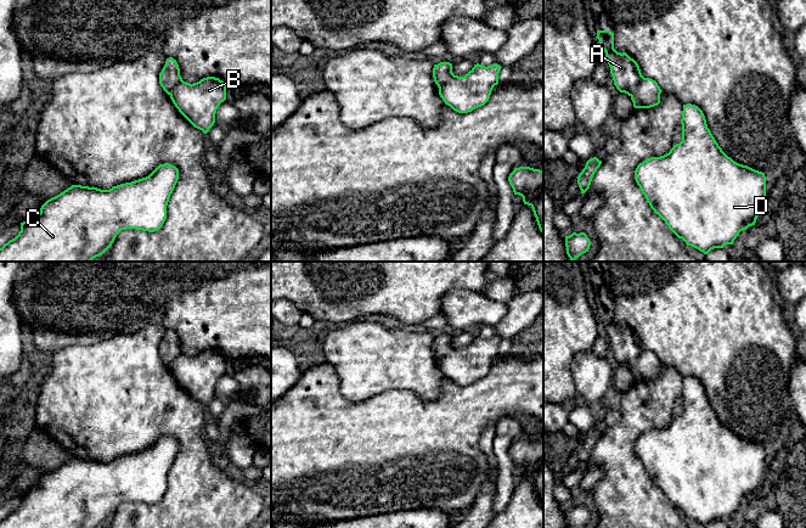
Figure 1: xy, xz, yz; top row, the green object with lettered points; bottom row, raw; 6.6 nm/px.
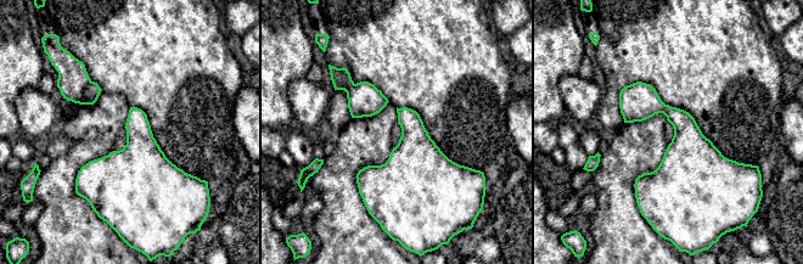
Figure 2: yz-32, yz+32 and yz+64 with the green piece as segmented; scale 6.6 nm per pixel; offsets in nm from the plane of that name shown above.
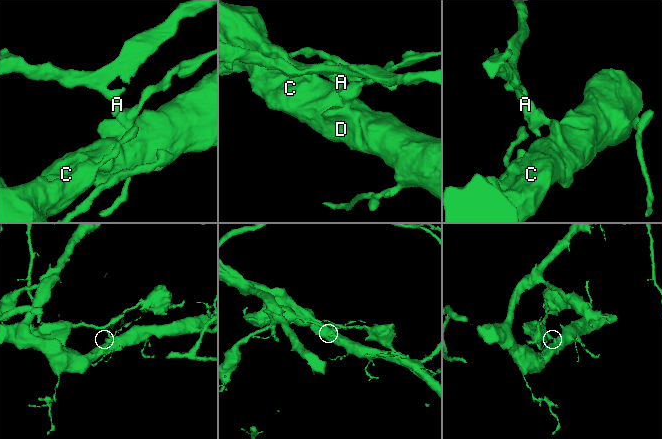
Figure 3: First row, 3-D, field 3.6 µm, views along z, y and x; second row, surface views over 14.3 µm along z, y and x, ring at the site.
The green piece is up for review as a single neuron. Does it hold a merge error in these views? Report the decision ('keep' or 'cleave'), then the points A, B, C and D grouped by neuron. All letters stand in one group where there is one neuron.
cleave; A / B C D

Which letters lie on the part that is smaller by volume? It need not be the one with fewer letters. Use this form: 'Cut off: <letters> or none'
Cut off: A

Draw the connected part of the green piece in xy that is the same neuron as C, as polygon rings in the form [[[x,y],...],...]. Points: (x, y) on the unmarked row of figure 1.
[[[164,436],[146,450],[109,462],[72,457],[47,472],[39,487],[21,495],[21,504],[0,521],[0,528],[102,528],[122,502],[159,502],[177,453],[179,442]]]

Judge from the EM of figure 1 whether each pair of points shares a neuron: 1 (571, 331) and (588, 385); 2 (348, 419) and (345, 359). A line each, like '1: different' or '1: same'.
1: different
2: different

